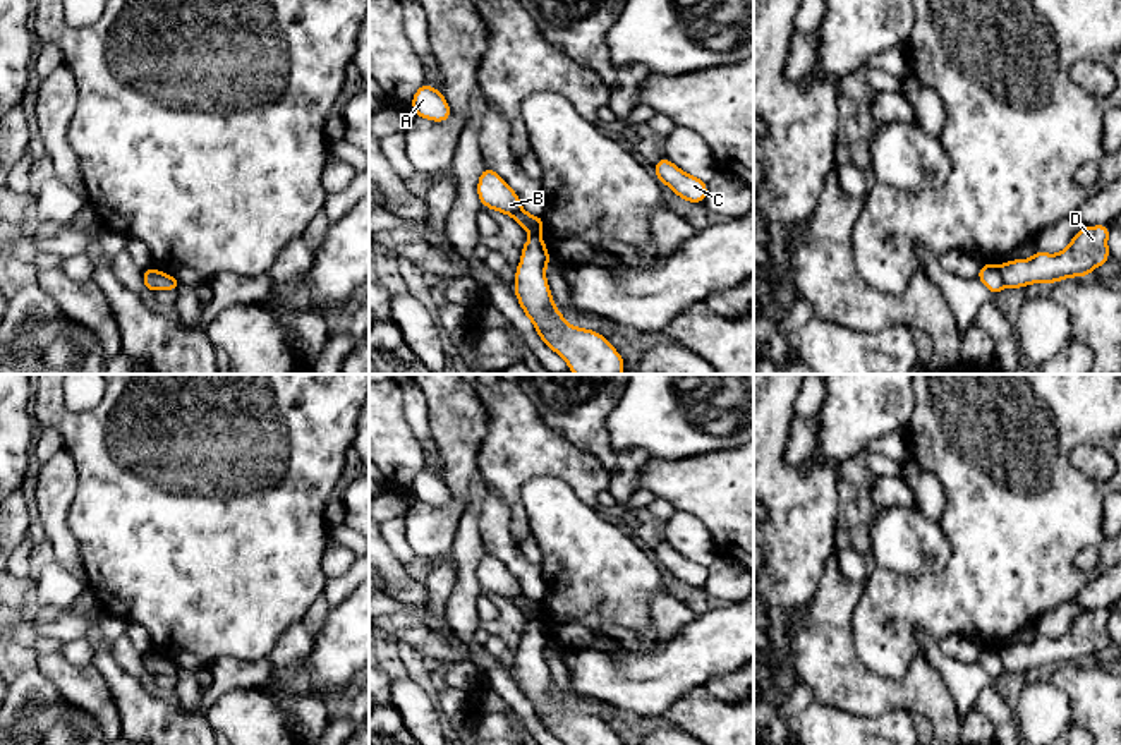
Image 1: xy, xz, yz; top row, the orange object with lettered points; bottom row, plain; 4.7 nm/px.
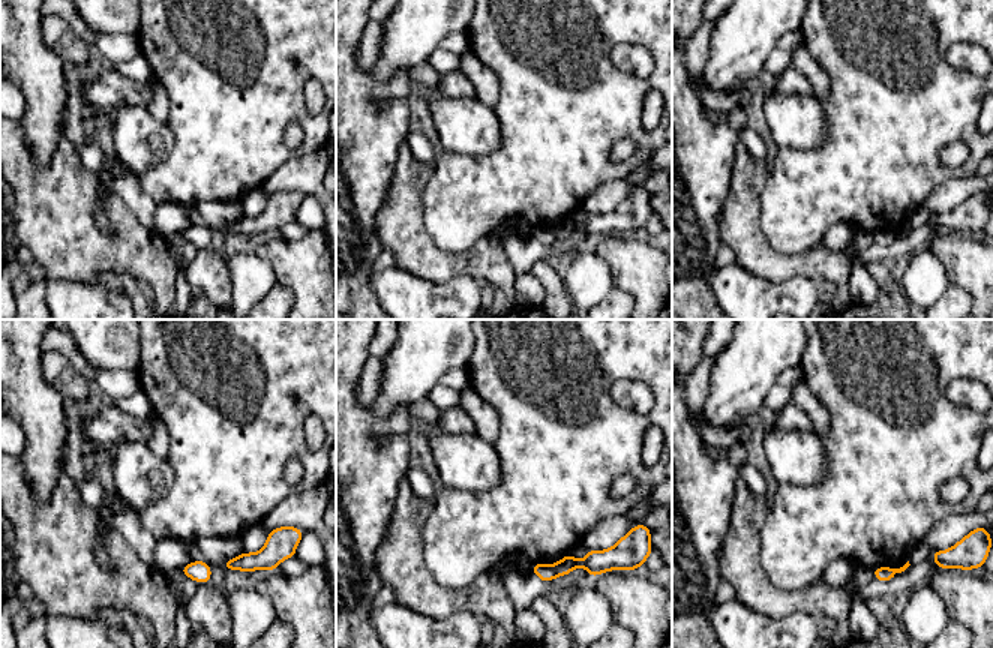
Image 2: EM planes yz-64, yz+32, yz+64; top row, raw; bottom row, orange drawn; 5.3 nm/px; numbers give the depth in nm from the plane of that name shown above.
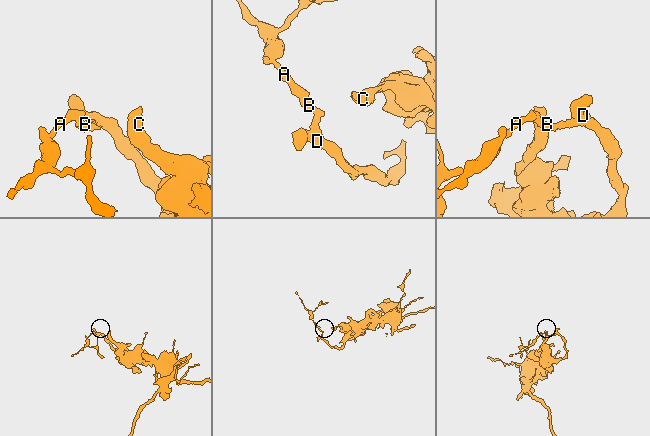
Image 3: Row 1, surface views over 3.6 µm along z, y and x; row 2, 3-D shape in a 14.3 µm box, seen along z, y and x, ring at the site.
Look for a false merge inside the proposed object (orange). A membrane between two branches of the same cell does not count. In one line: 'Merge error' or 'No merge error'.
Merge error

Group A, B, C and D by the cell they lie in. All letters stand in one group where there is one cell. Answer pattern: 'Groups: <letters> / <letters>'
Groups: A B / C D

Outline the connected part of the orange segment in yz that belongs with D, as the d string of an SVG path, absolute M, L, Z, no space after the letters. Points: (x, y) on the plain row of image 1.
M1094 609L1076 616L1069 630L1057 637L1047 639L1035 635L1030 644L1006 645L999 651L1008 673L1021 673L1030 668L1056 668L1059 664L1088 661L1092 654L1109 645L1111 611Z

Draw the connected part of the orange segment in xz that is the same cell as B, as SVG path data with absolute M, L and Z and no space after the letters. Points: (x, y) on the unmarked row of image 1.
M484 551L477 565L477 580L481 589L512 601L530 620L541 620L544 615L542 601L529 599L517 577L489 551Z

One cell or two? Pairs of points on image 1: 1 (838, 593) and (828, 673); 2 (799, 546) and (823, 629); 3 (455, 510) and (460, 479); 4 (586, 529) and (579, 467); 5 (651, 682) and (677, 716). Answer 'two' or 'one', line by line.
1: one
2: two
3: two
4: two
5: two

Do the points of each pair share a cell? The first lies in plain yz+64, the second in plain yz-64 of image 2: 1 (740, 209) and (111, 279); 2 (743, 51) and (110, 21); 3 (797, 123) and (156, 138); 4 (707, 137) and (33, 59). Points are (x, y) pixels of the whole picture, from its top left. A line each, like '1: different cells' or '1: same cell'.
1: different cells
2: same cell
3: same cell
4: same cell

